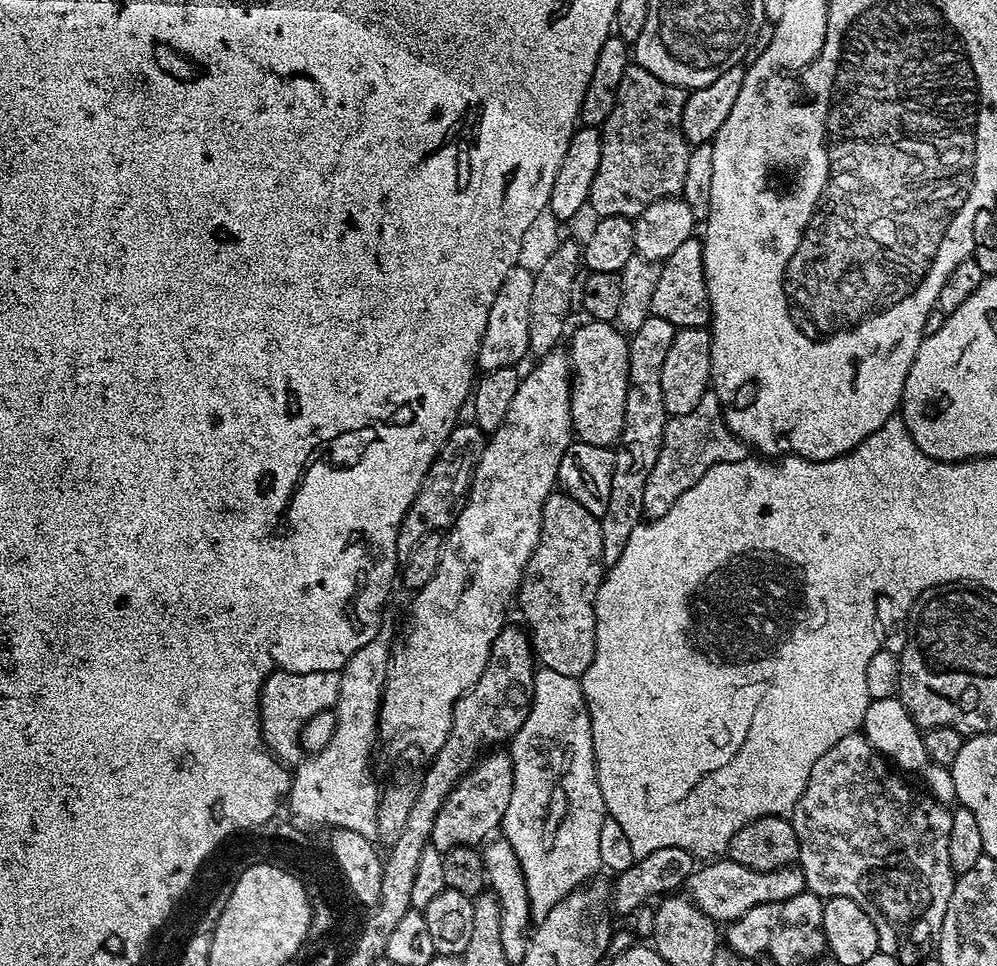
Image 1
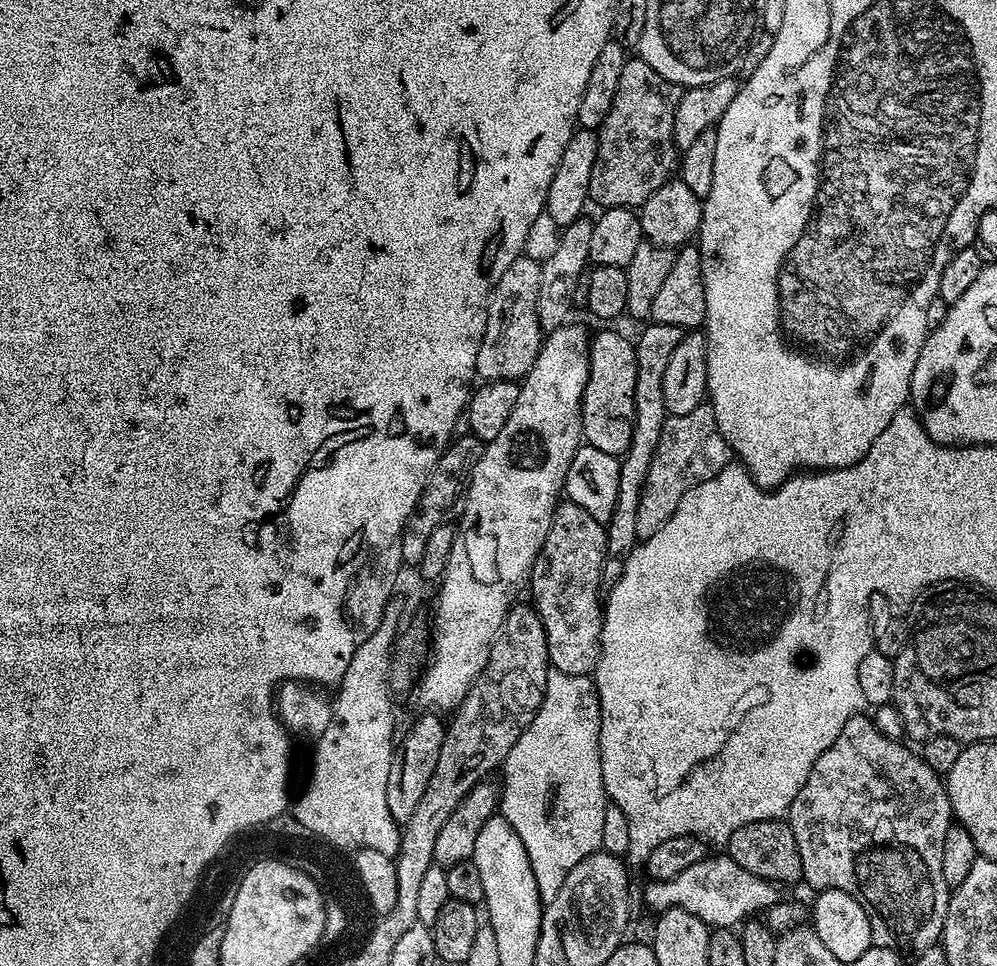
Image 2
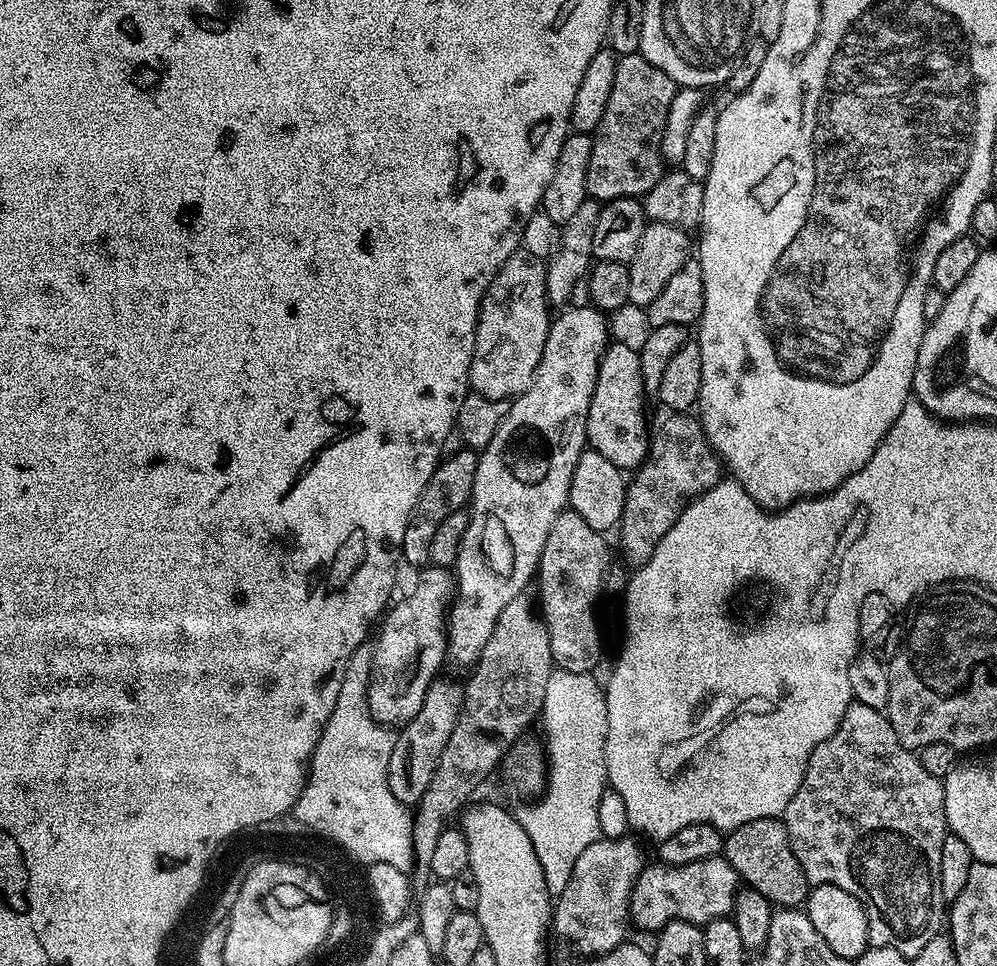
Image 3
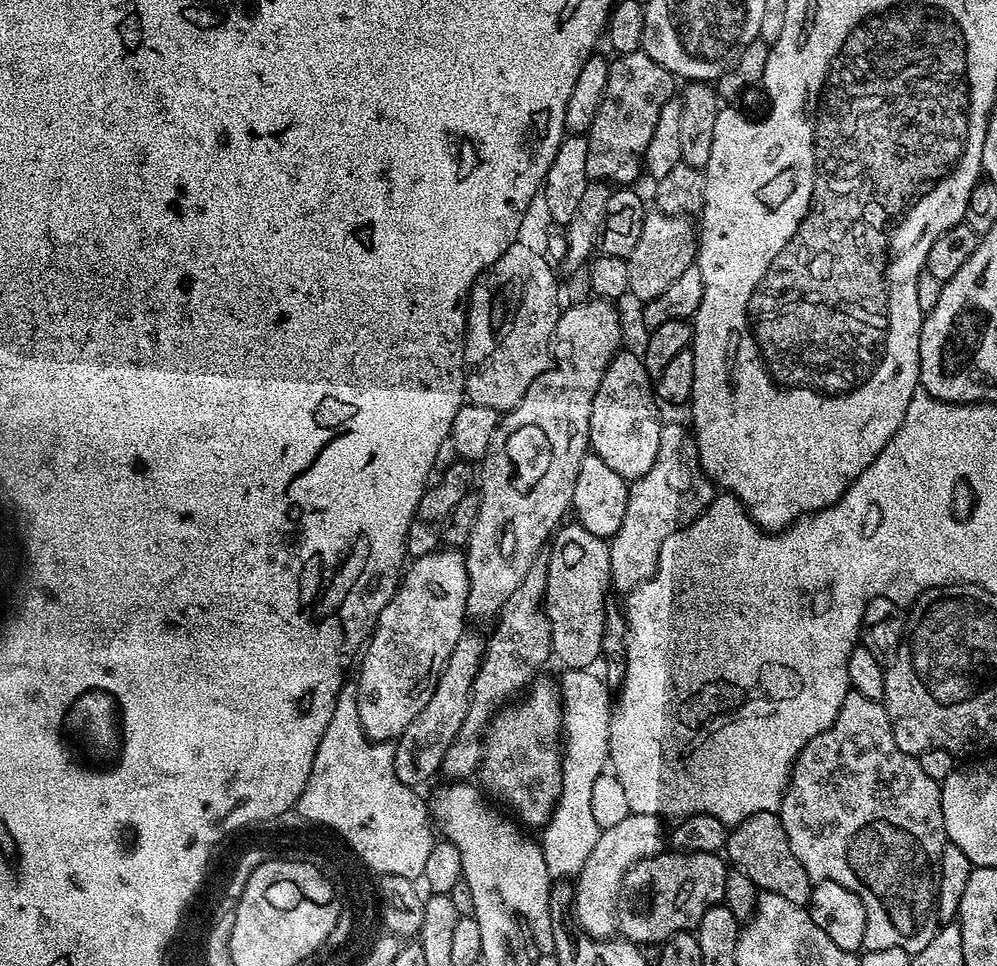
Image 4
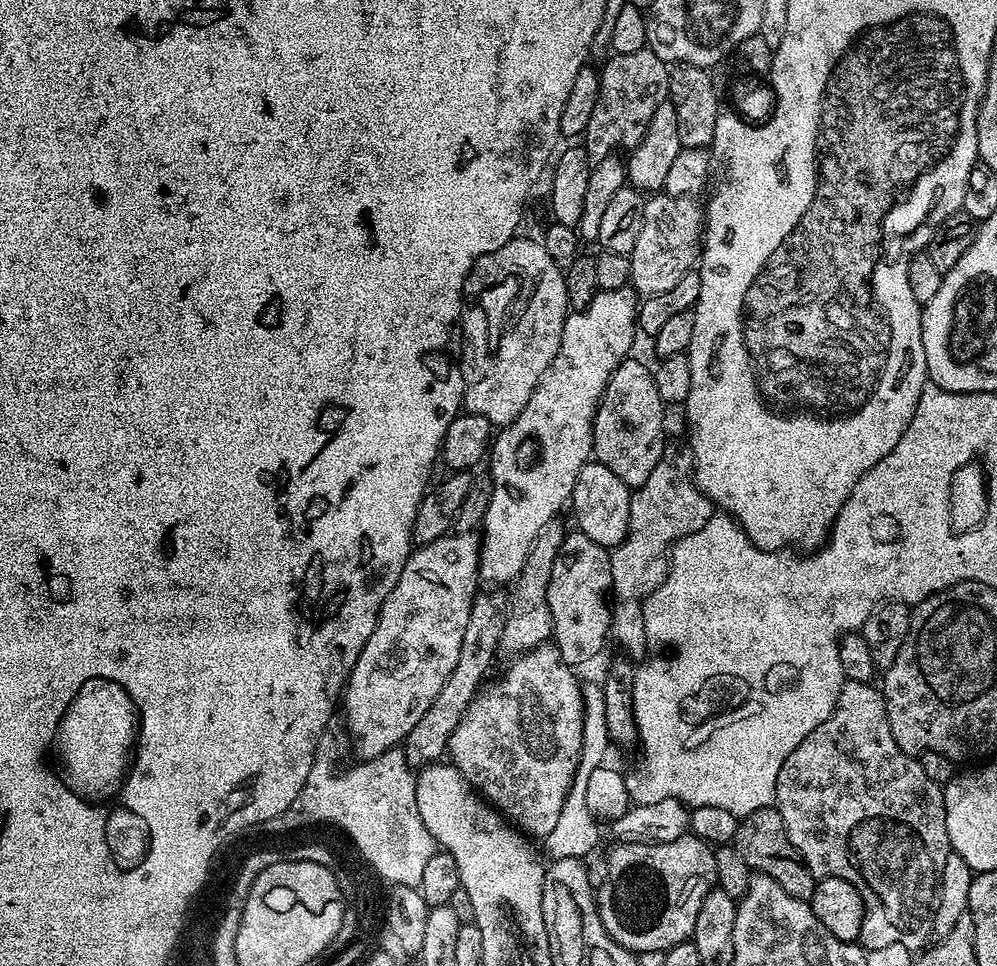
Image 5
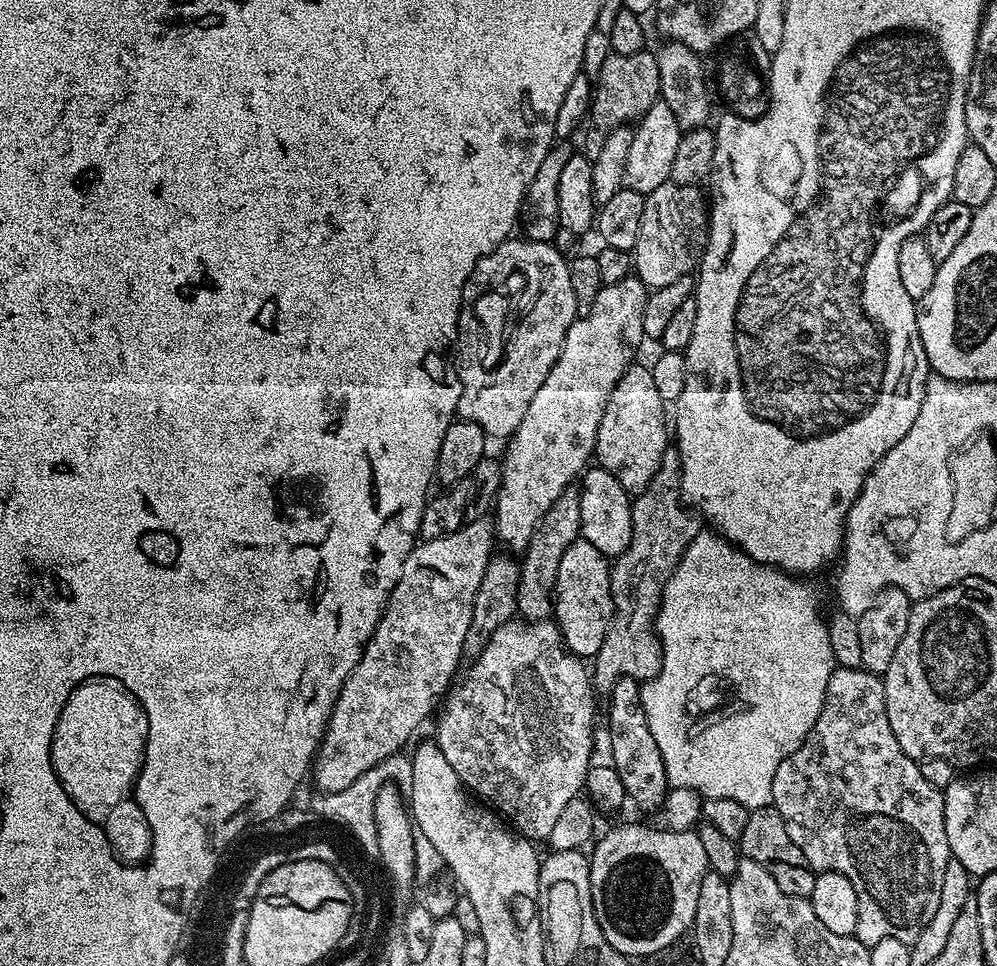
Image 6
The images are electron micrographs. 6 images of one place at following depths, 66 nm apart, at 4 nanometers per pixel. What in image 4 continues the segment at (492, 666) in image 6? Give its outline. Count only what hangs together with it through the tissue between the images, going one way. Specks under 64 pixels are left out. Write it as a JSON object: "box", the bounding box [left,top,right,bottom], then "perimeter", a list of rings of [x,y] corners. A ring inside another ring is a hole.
{"box":[478,679,564,830],"perimeter":[[[537,679],[531,685],[517,708],[505,707],[488,725],[484,756],[478,769],[479,779],[484,779],[483,787],[489,793],[492,791],[498,799],[505,800],[516,811],[515,819],[521,825],[536,830],[543,829],[548,823],[560,797],[560,757],[564,730],[560,689],[553,681],[551,684],[544,679]]]}

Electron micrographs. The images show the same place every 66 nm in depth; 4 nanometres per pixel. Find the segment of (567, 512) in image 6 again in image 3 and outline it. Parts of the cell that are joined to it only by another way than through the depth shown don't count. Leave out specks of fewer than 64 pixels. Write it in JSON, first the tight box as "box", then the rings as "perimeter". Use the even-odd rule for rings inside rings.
{"box":[412,594,553,870],"perimeter":[[[521,594],[514,602],[506,605],[506,610],[496,620],[494,634],[490,634],[490,642],[482,650],[479,660],[471,669],[472,677],[464,684],[464,704],[458,714],[458,722],[446,741],[446,750],[442,750],[442,762],[438,762],[438,770],[434,770],[434,778],[430,778],[430,786],[426,794],[422,794],[420,803],[415,805],[412,818],[412,859],[415,867],[422,870],[428,868],[431,856],[438,842],[438,834],[449,827],[452,815],[462,805],[469,803],[468,795],[491,774],[501,767],[504,757],[519,736],[530,724],[539,717],[540,708],[546,698],[546,682],[550,682],[553,670],[552,651],[548,628],[544,625],[537,605],[528,597]]]}

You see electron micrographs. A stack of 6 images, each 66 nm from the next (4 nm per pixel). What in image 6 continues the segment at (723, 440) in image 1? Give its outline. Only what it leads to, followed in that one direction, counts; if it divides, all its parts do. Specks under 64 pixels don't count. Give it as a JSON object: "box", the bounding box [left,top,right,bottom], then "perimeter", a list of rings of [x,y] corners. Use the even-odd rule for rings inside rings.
{"box":[590,446,701,694],"perimeter":[[[670,446],[662,454],[660,469],[654,474],[654,478],[650,478],[650,486],[646,486],[646,490],[639,492],[632,500],[630,546],[626,546],[624,553],[615,557],[612,564],[614,614],[610,622],[610,630],[606,634],[606,642],[602,642],[602,650],[598,650],[598,654],[594,657],[596,669],[593,667],[590,672],[593,685],[601,693],[608,694],[615,683],[624,676],[639,682],[647,682],[654,680],[662,670],[662,646],[660,636],[656,632],[656,611],[660,608],[660,595],[664,593],[666,582],[680,565],[686,546],[690,546],[690,542],[701,531],[701,517],[689,511],[684,497],[680,494],[680,451]]]}

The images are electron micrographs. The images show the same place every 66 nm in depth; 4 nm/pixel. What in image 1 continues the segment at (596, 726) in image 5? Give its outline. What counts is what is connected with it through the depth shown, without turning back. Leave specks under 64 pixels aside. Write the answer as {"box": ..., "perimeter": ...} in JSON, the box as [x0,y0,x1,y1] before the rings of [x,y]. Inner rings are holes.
{"box":[502,666,606,922],"perimeter":[[[543,666],[537,667],[532,705],[528,708],[526,722],[522,722],[510,741],[510,755],[514,791],[510,793],[510,806],[506,806],[502,836],[510,842],[510,846],[514,846],[514,854],[518,854],[518,866],[522,866],[532,920],[539,922],[546,918],[546,914],[550,914],[550,910],[554,910],[562,897],[581,884],[588,883],[599,873],[596,871],[602,868],[598,854],[598,834],[602,834],[606,813],[594,766],[592,719],[577,677],[558,674]]]}

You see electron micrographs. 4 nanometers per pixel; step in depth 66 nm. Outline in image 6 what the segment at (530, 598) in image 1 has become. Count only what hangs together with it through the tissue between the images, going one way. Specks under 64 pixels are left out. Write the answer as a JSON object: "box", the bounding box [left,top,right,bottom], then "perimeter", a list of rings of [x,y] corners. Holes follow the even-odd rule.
{"box":[554,538,614,658],"perimeter":[[[583,538],[576,540],[562,554],[554,593],[554,622],[559,625],[566,645],[574,655],[594,658],[606,642],[614,614],[612,601],[612,564],[602,550],[590,546]]]}

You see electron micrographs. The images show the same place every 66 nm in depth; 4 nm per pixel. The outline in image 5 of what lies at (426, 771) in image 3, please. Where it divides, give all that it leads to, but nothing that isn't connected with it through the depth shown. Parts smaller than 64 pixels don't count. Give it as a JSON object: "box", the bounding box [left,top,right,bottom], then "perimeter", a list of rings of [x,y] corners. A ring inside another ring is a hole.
{"box":[404,590,510,766],"perimeter":[[[504,590],[488,591],[492,592],[481,591],[472,602],[470,622],[466,622],[466,634],[462,634],[462,650],[458,650],[458,666],[454,666],[450,678],[446,678],[446,686],[438,690],[438,698],[430,702],[430,710],[418,718],[418,726],[414,726],[414,730],[410,730],[404,739],[404,757],[413,766],[437,763],[447,753],[450,738],[458,722],[462,722],[462,714],[466,714],[470,702],[485,683],[484,675],[491,670],[492,659],[500,652],[510,596]]]}

